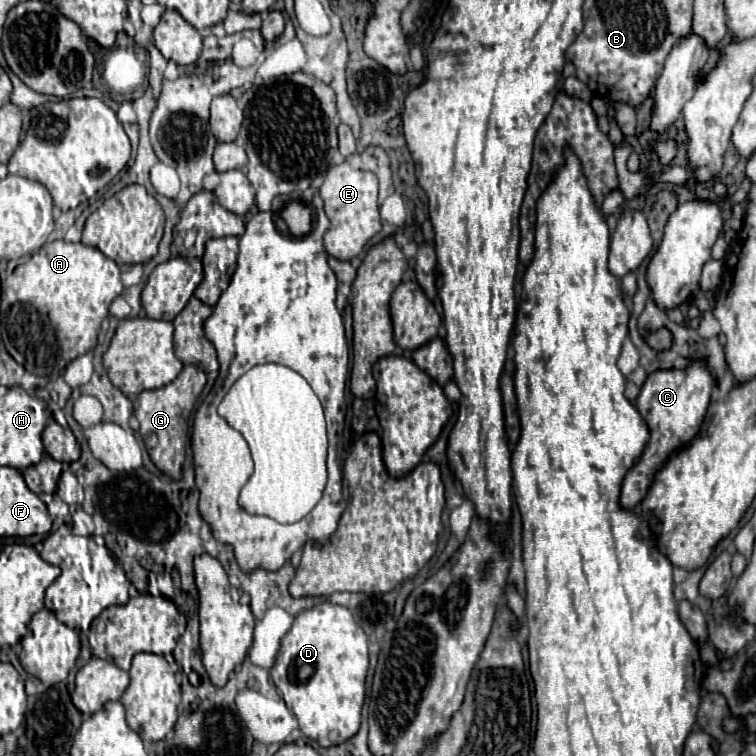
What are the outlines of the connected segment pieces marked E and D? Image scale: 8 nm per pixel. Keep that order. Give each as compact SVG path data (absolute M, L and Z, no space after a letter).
M348 161L340 165L332 165L320 185L320 197L324 201L324 211L330 219L330 229L324 235L324 249L328 255L350 261L360 255L366 243L382 229L382 221L378 215L378 179L370 171L352 169Z
M324 601L294 617L294 625L282 639L270 677L280 689L288 709L296 715L300 731L322 747L332 747L348 741L360 729L366 673L366 633L346 607Z

